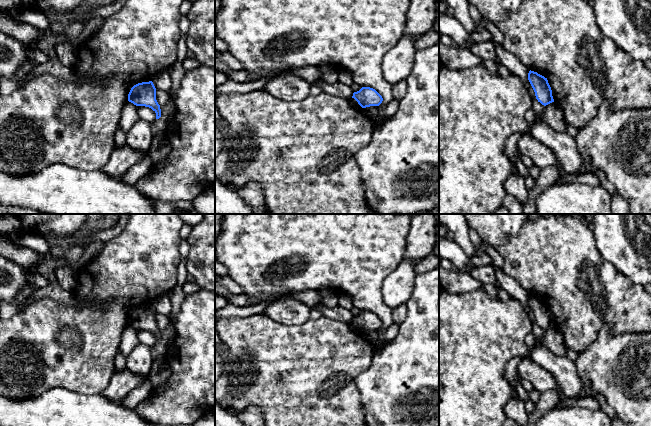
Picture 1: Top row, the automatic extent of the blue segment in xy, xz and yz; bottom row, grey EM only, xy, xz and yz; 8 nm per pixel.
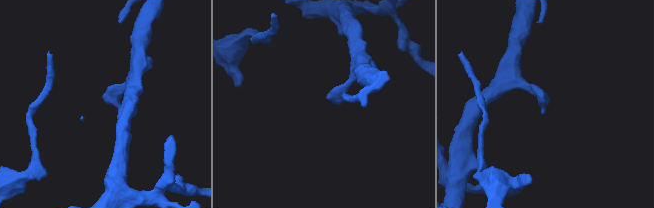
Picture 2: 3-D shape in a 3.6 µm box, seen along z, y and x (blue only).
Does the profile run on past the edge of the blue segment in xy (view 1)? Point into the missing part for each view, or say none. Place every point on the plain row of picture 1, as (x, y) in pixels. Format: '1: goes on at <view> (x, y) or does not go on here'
1: does not go on here

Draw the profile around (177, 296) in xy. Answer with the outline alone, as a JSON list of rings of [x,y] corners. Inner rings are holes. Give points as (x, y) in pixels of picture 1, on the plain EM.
[[[186,259],[181,260],[177,270],[178,270],[177,284],[174,287],[174,289],[172,290],[172,292],[169,294],[171,304],[172,304],[172,312],[170,314],[170,317],[171,317],[172,323],[174,324],[175,327],[177,324],[177,315],[180,312],[181,305],[186,296],[182,290],[183,285],[188,281],[187,280],[188,272],[186,269]]]

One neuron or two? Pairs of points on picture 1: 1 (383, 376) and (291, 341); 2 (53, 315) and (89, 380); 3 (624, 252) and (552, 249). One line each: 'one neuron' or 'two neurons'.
1: two neurons
2: one neuron
3: two neurons

